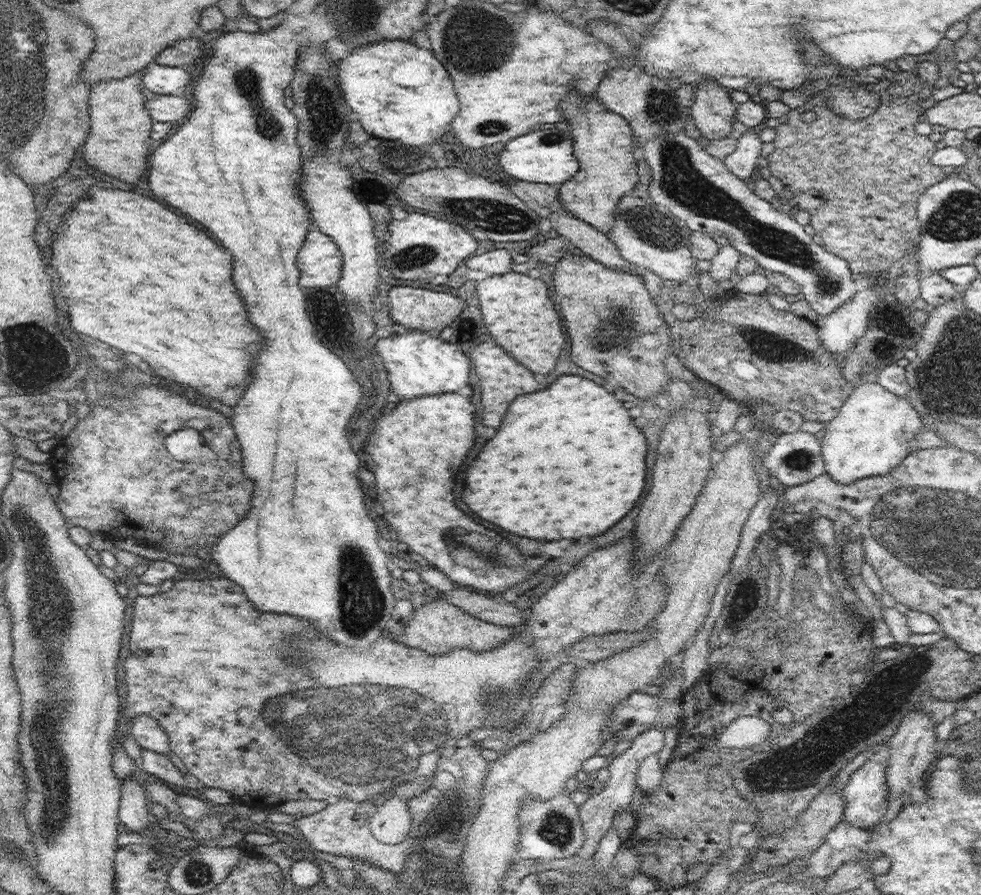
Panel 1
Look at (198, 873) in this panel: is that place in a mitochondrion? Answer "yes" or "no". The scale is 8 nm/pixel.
yes

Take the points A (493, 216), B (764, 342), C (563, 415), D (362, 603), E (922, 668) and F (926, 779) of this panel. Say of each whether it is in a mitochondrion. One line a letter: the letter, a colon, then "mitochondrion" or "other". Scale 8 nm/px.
A: mitochondrion
B: mitochondrion
C: other
D: mitochondrion
E: mitochondrion
F: other

